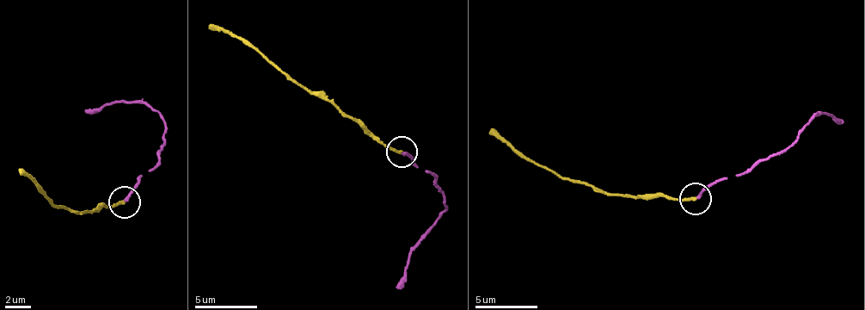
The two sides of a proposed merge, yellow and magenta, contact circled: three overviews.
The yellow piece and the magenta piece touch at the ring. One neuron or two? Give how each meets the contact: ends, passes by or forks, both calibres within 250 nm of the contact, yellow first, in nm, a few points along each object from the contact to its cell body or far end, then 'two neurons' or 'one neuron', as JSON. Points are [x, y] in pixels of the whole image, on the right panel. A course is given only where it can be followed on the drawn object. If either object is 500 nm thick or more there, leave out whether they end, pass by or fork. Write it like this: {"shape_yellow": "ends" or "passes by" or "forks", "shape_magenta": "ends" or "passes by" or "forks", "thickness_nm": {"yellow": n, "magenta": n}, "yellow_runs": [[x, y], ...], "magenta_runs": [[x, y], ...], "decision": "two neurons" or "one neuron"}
{"shape_yellow": "ends", "shape_magenta": "ends", "thickness_nm": {"yellow": 240, "magenta": 200}, "yellow_runs": [[695, 200], [610, 194], [568, 182], [488, 131]], "magenta_runs": [[697, 199], [702, 191], [727, 176], [744, 175], [794, 142], [814, 117], [832, 114], [840, 120]], "decision": "one neuron"}

